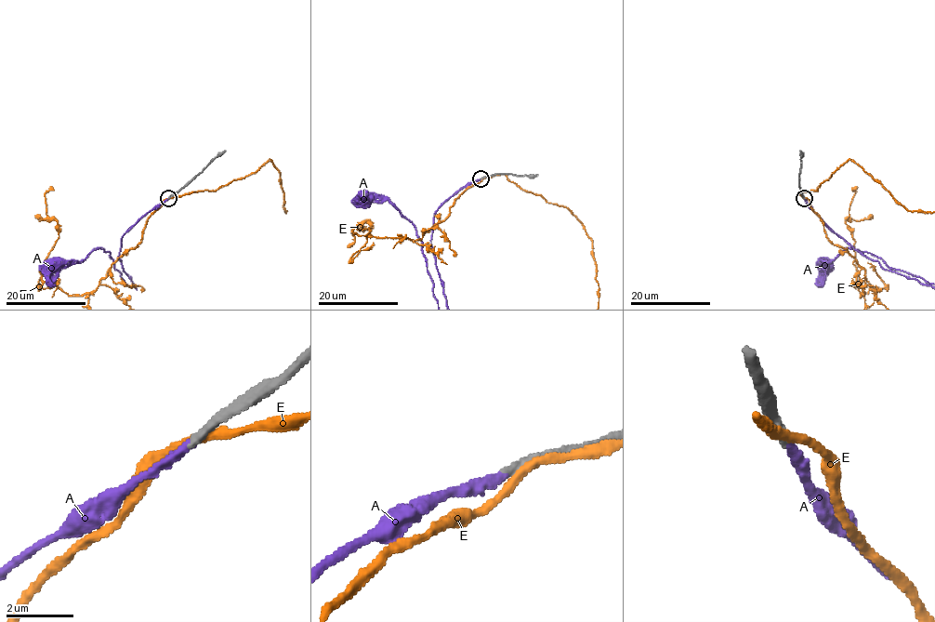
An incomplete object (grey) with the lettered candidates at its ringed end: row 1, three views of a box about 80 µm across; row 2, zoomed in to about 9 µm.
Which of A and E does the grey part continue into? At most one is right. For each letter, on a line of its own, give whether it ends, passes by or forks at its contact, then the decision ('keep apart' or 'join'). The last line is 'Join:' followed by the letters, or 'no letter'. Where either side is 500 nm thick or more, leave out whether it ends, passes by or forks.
A: it ends | join
E: it passes by | keep apart
Join: A

